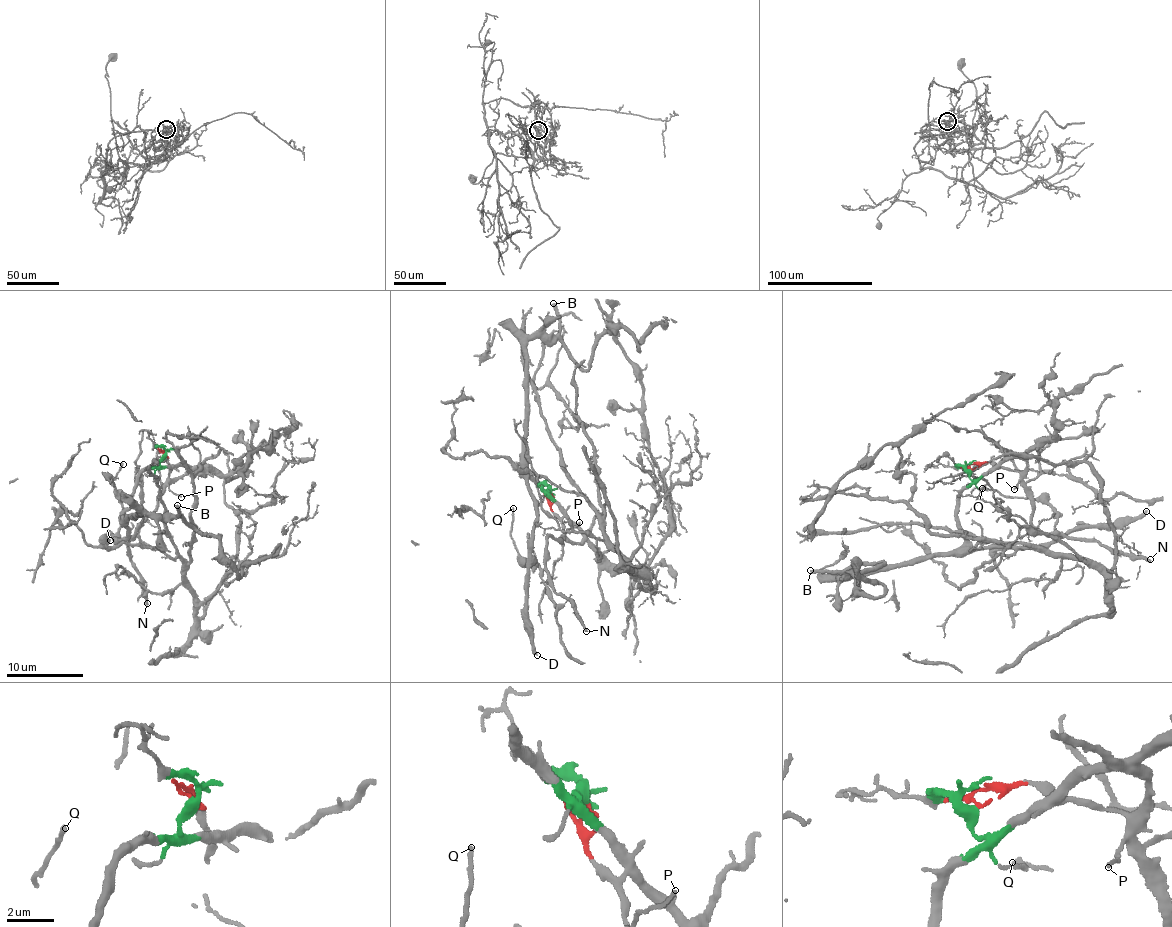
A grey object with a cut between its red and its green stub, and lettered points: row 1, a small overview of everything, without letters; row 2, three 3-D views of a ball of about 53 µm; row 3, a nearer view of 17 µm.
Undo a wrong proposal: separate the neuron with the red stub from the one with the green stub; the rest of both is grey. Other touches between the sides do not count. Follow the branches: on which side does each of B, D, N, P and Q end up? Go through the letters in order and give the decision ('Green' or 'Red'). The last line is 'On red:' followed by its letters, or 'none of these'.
B: Green
D: Green
N: Red
P: Red
Q: Green
On red: N, P

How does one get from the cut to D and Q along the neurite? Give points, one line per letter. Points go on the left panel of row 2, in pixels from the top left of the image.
D: (164, 456), (138, 479), (124, 512), (122, 526), (127, 535), (118, 544), (110, 534), (102, 545), (109, 540)
Q: (164, 456), (138, 479), (123, 519), (128, 530), (119, 543), (117, 537), (124, 508), (113, 481), (123, 464)

